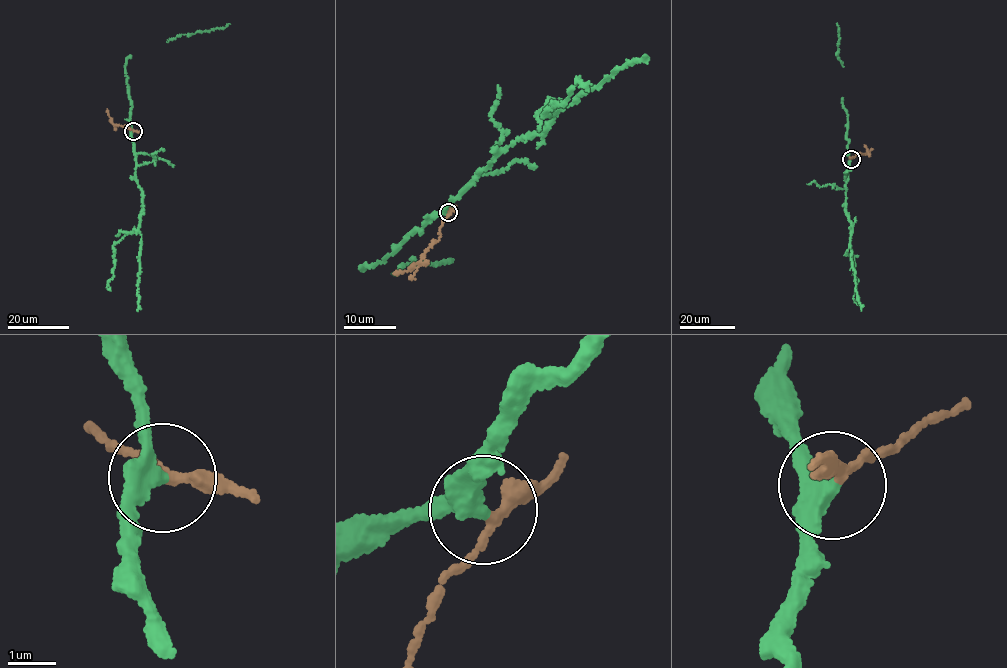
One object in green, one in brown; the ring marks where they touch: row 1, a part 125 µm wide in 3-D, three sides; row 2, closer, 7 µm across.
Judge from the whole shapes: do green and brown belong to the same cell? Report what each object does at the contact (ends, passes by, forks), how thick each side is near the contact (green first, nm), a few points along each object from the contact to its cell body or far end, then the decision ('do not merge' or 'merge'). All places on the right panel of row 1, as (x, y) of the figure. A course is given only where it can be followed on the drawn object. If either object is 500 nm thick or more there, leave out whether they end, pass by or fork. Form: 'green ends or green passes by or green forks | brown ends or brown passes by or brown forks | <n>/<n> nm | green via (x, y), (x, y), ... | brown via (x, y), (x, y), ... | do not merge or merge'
green passes by | brown passes by | 340/240 nm | green via (850, 159), (846, 212), (851, 224), (849, 245), (856, 277), (853, 297), (859, 304) | brown via (851, 158), (860, 153), (867, 153), (865, 144) | do not merge

